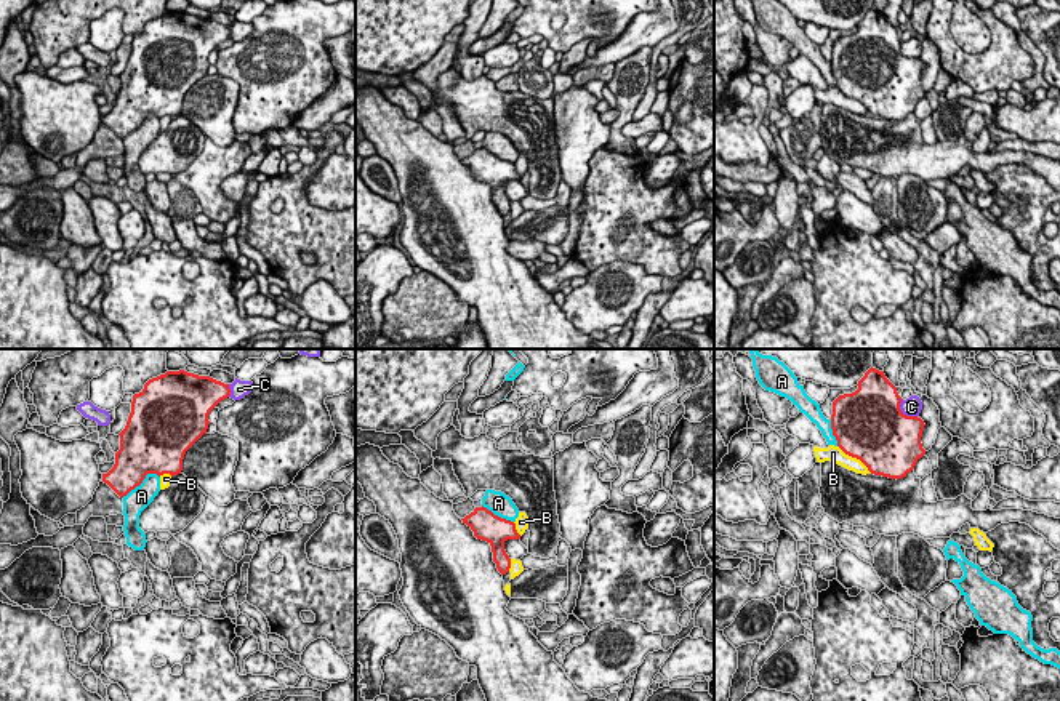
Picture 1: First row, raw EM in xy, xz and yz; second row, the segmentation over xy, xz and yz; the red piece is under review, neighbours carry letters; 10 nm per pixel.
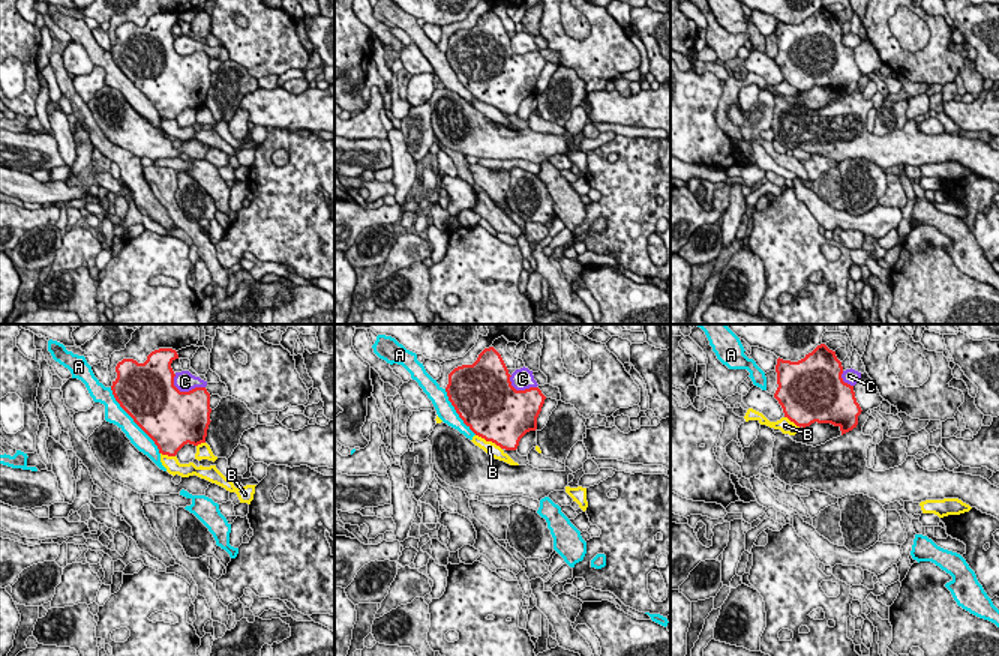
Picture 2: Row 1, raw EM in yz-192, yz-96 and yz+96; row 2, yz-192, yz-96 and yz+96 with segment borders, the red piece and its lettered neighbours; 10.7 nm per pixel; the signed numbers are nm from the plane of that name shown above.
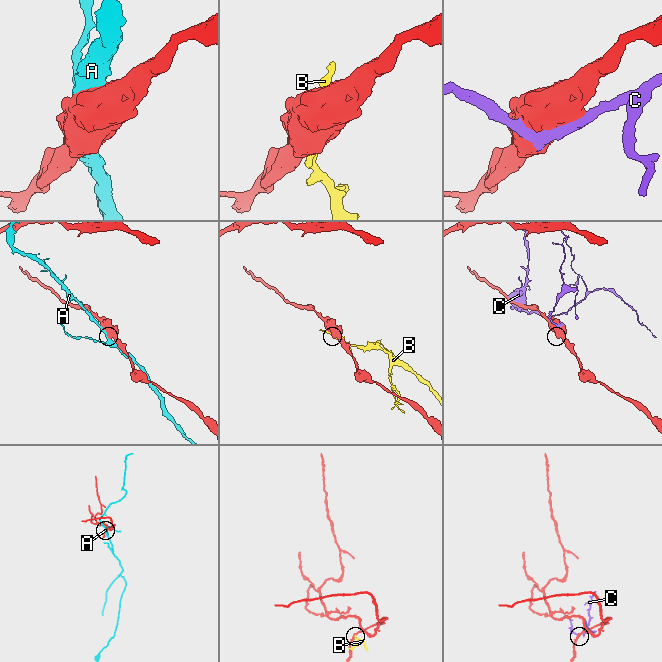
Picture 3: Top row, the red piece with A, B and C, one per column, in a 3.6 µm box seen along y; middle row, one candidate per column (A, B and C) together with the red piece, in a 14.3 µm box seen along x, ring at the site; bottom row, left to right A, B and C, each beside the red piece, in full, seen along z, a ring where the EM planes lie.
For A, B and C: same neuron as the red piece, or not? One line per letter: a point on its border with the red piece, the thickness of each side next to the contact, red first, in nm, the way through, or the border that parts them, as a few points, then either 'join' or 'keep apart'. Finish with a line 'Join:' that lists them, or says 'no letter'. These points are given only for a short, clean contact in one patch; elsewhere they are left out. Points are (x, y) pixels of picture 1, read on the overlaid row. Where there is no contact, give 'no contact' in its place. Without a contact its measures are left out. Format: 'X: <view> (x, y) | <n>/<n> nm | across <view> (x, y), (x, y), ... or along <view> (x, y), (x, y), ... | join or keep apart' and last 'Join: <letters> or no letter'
A: xy (141, 482) | 400/220 nm | keep apart
B: yz (855, 456) | 550/160 nm | keep apart
C: yz (902, 413) | 500/190 nm | keep apart
Join: no letter

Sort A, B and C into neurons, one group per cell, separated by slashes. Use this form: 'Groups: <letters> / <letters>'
Groups: A / B / C

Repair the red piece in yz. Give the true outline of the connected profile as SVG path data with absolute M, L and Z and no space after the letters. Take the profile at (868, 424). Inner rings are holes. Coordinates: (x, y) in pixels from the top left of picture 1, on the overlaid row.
M871 367L857 386L855 392L839 395L833 402L831 429L837 447L845 455L860 459L874 475L897 480L906 477L925 455L921 443L924 421L901 413L901 397L884 371Z

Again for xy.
M184 370L149 379L144 389L133 395L131 413L118 434L120 450L115 453L115 464L102 474L102 482L123 498L139 487L147 474L181 474L186 451L207 434L210 411L229 395L229 384Z

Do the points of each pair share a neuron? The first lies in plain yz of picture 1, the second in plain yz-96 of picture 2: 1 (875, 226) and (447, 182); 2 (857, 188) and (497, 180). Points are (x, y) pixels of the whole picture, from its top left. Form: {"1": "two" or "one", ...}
{"1": "one", "2": "one"}

